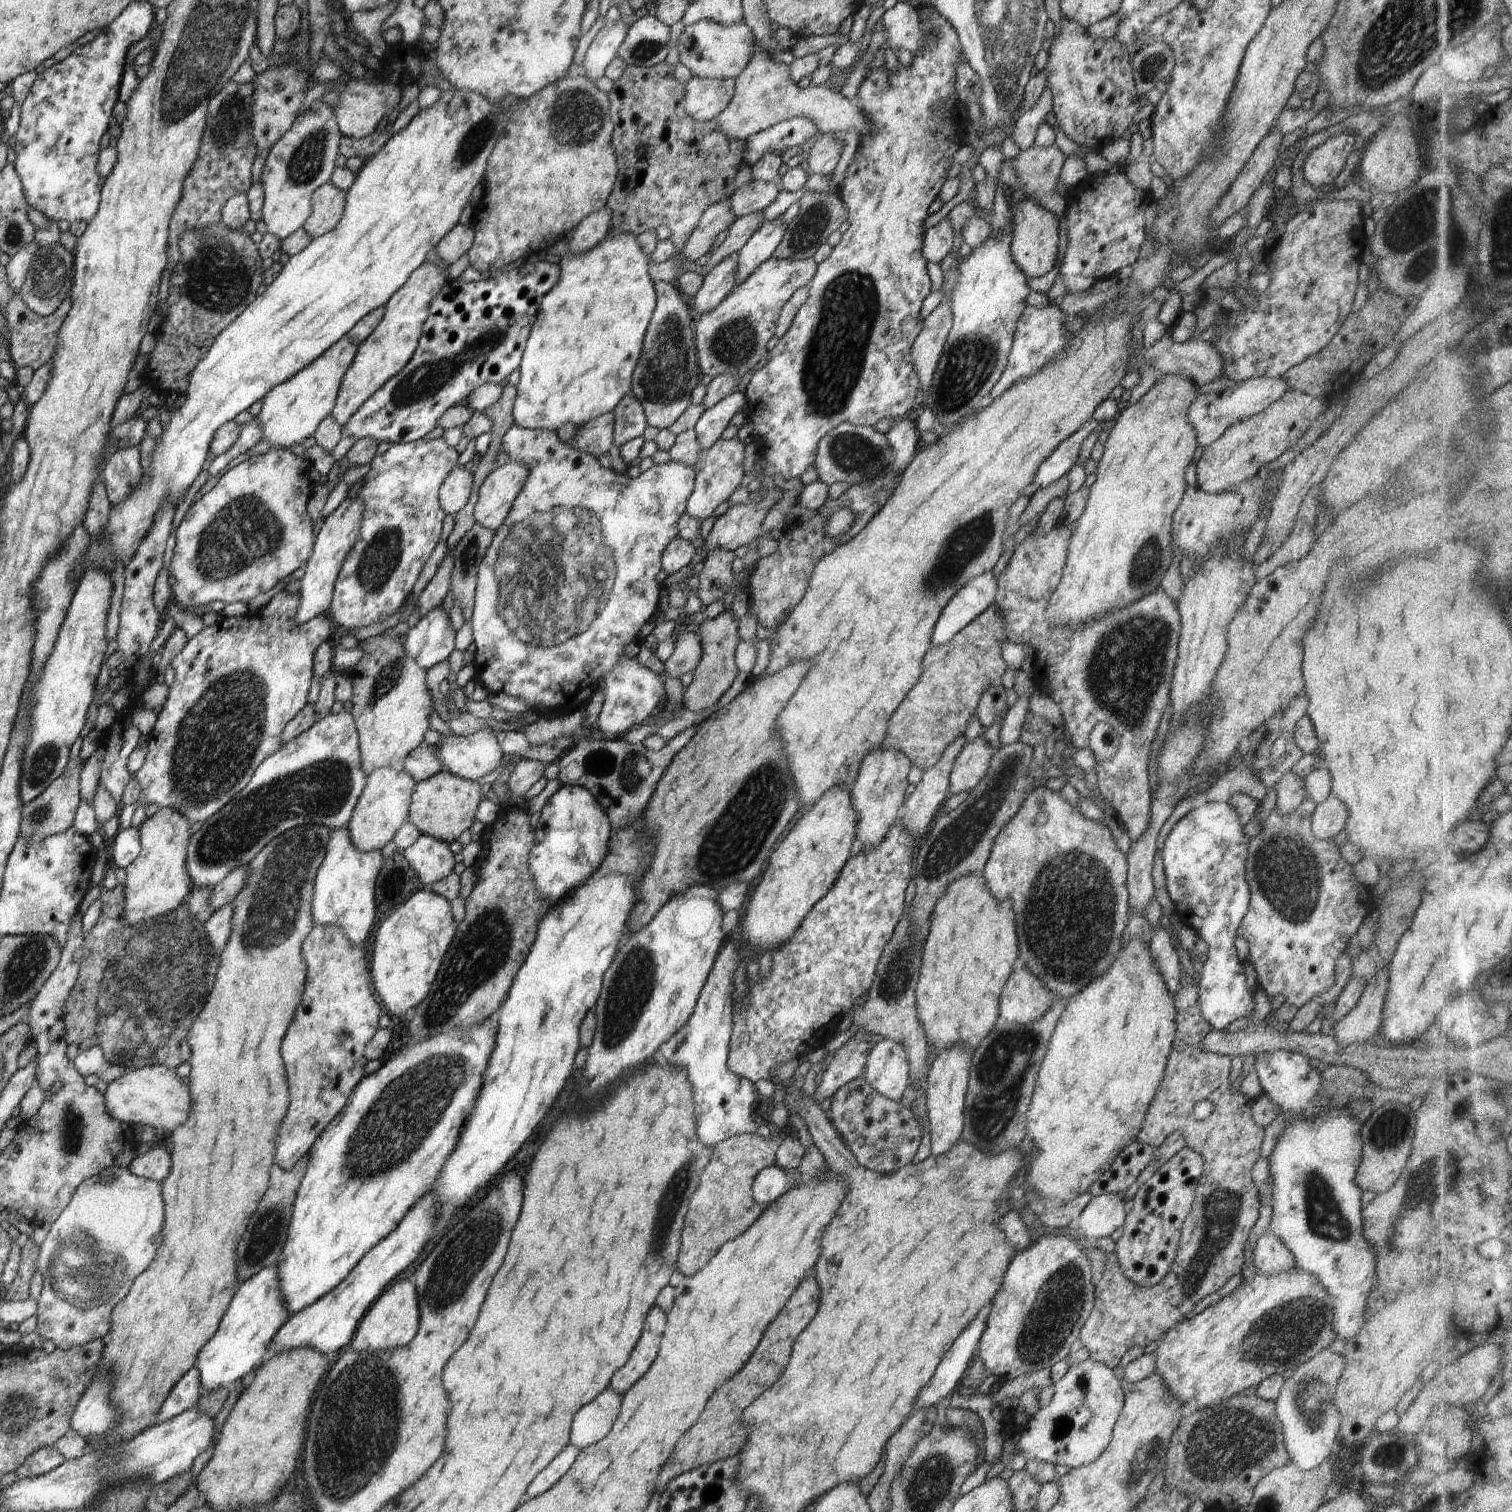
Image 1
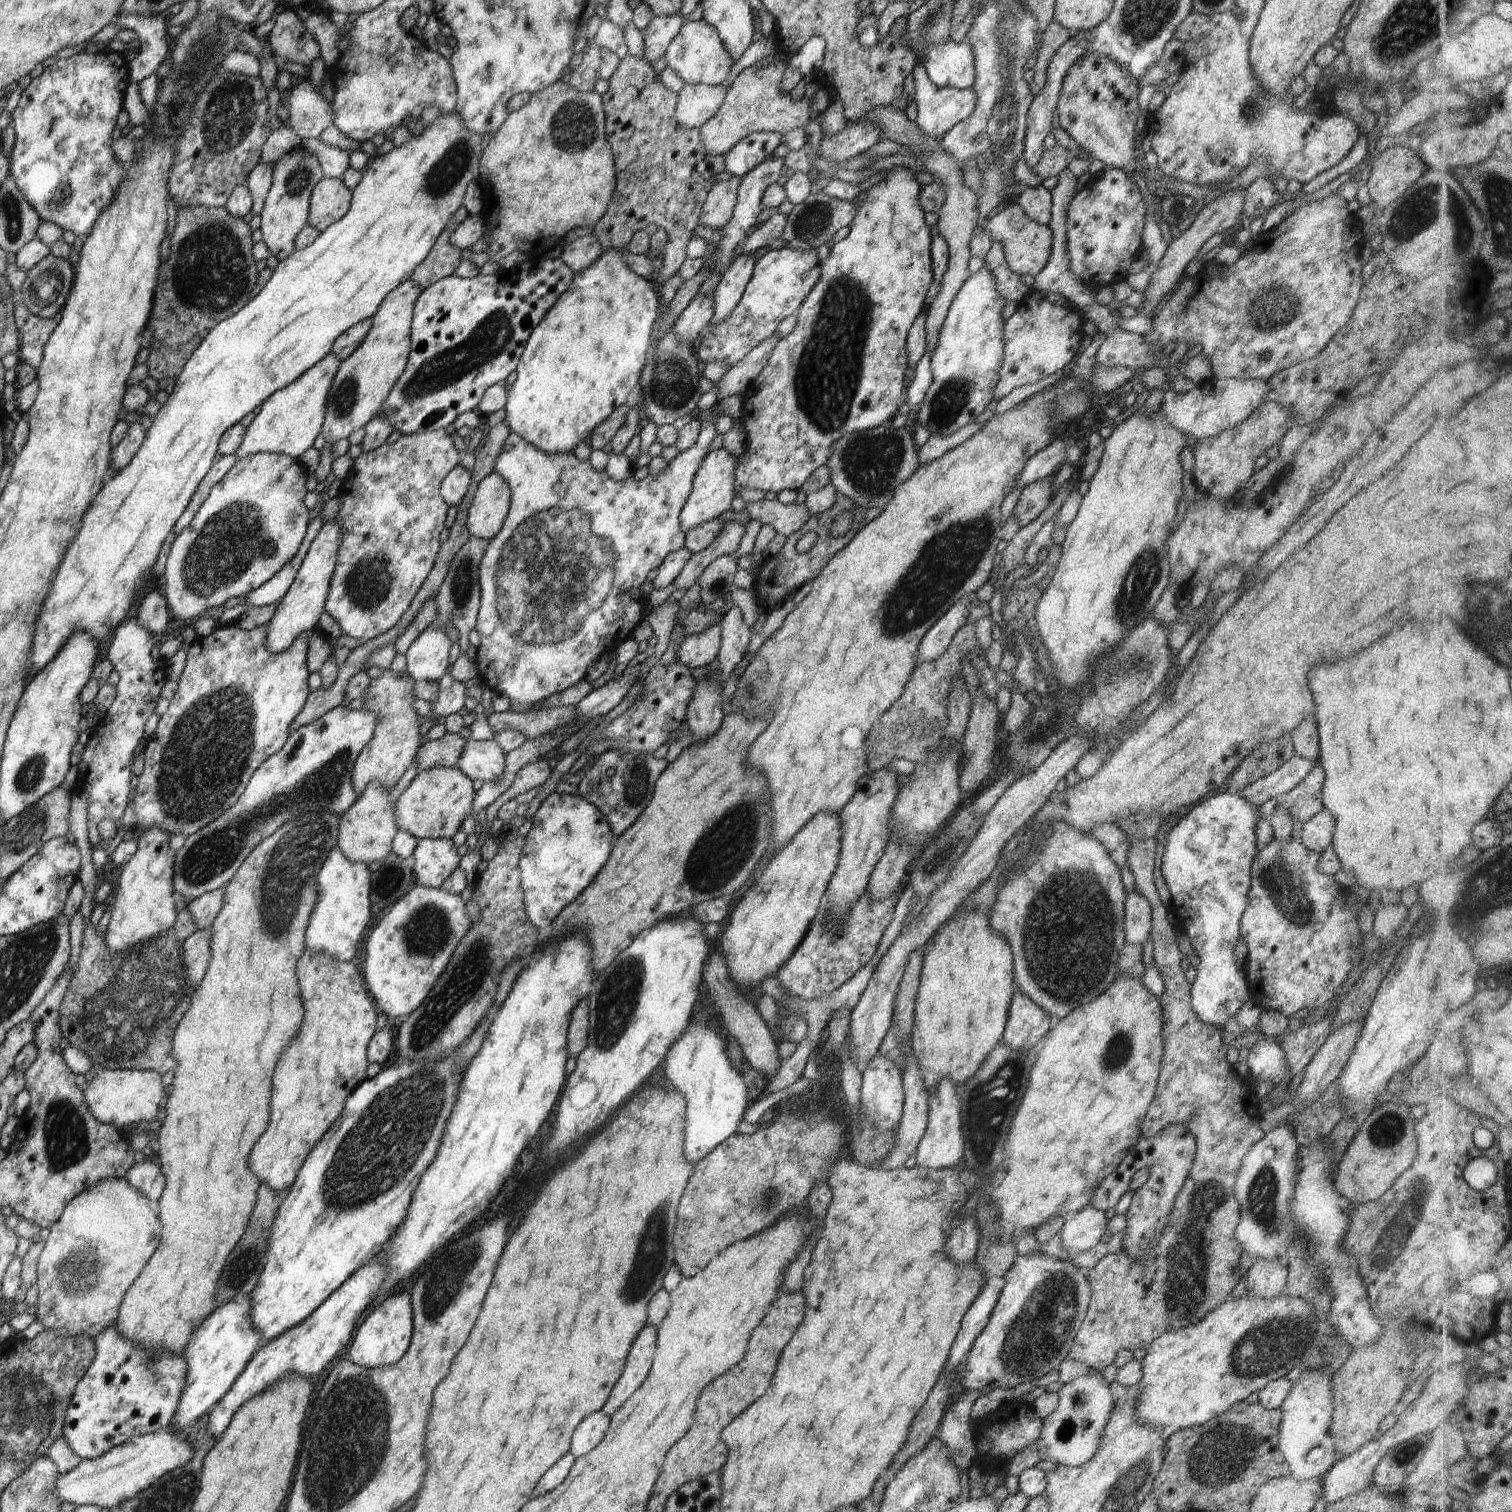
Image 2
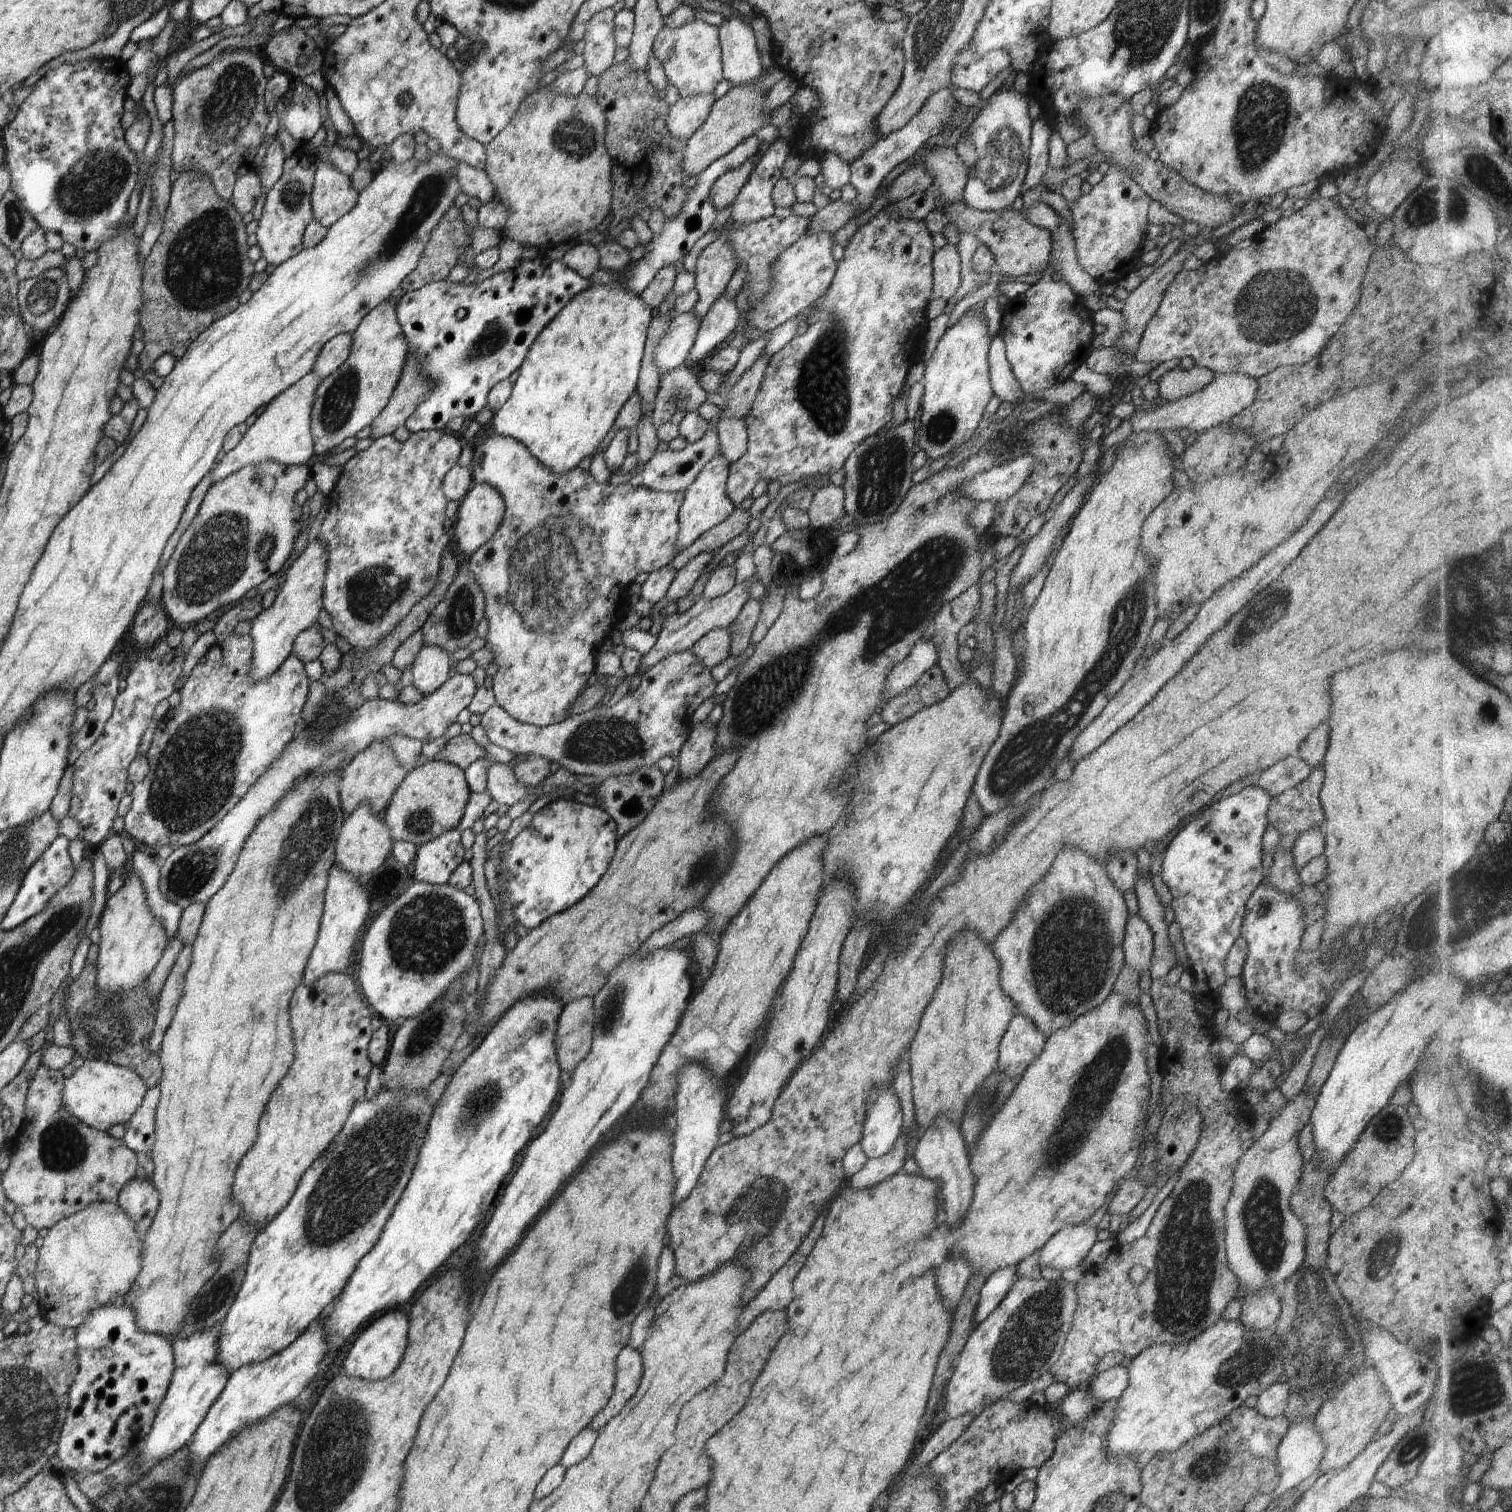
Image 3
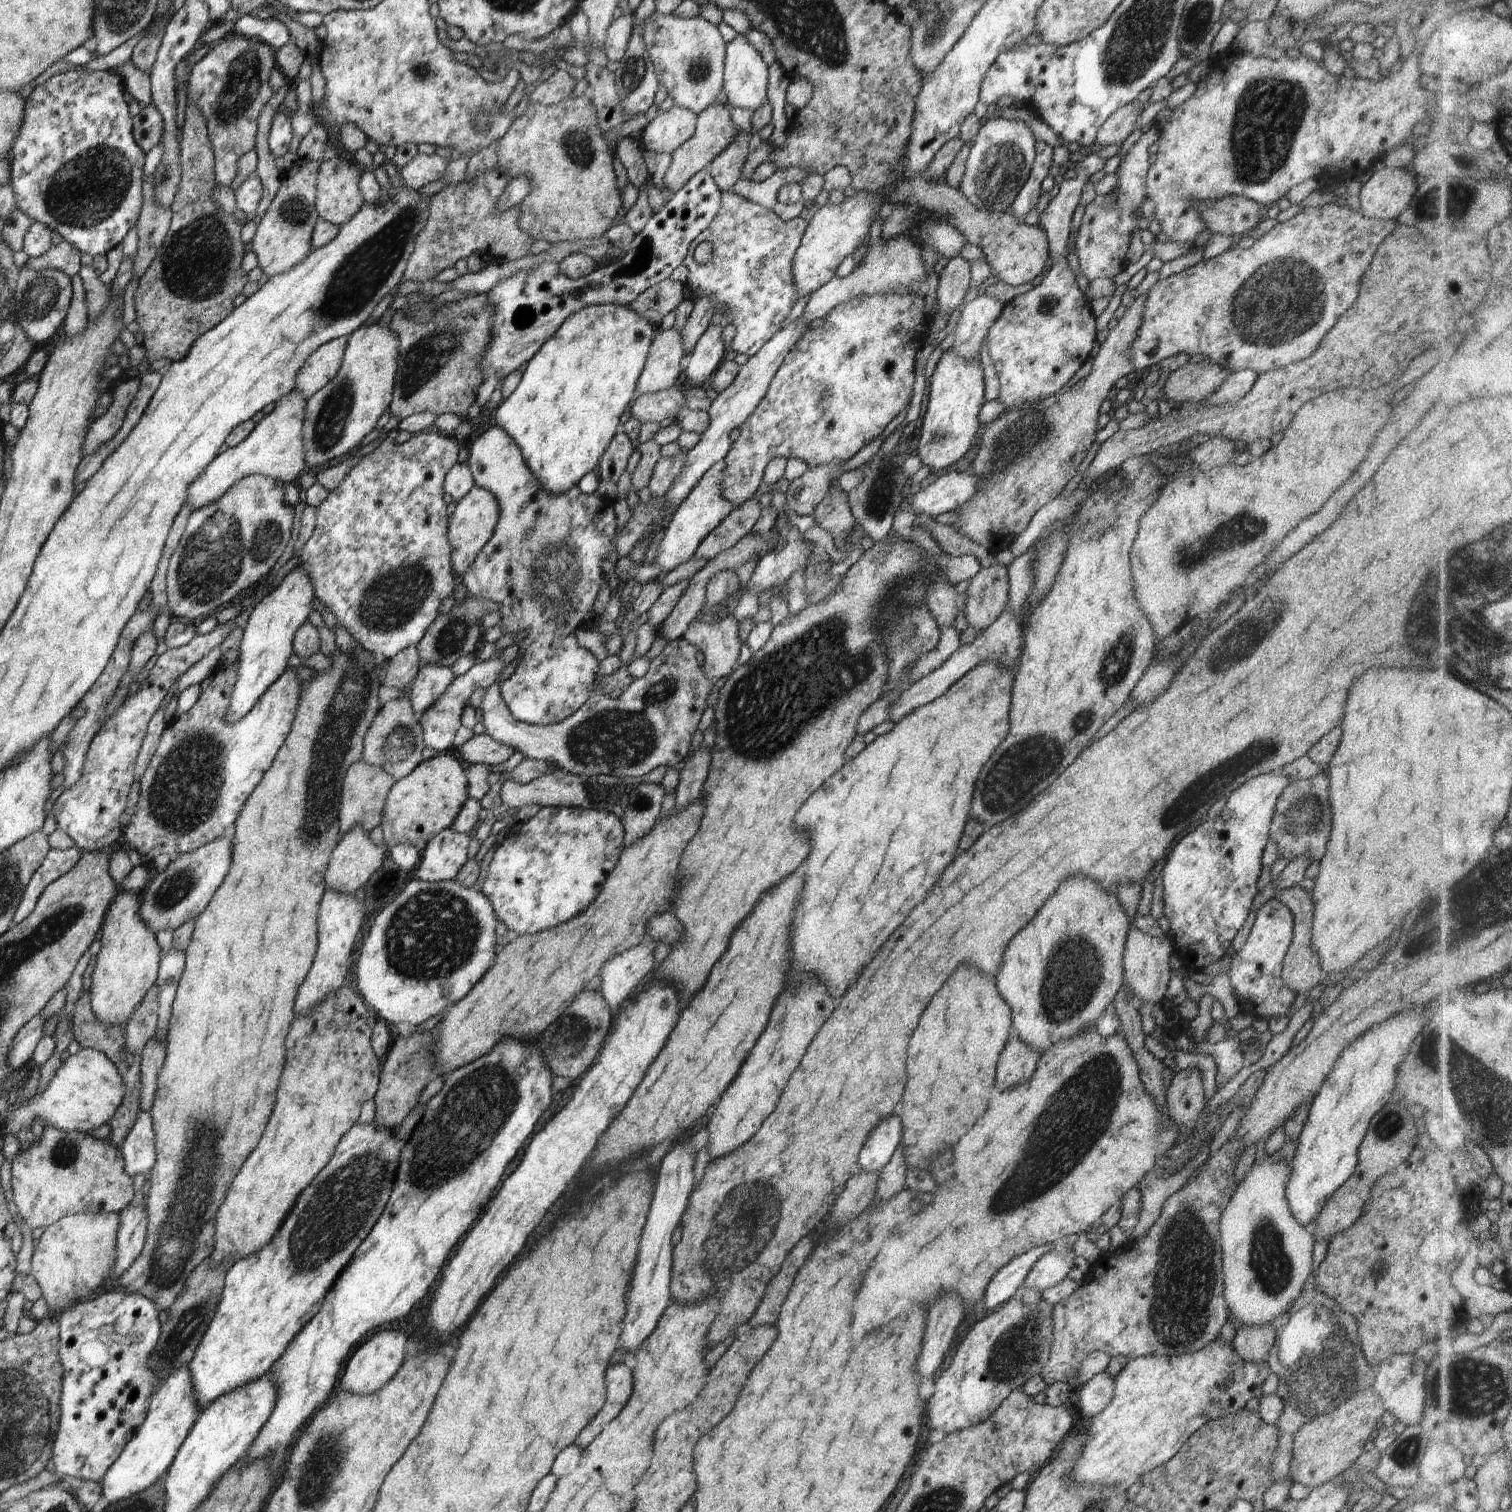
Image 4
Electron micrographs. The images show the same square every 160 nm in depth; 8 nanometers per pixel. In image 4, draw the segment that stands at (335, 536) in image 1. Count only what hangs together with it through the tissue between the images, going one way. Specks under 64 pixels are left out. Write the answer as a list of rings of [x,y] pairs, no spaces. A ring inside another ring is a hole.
[[[296,565],[282,582],[267,596],[261,598],[243,628],[238,652],[237,681],[230,695],[225,721],[231,723],[245,717],[268,687],[289,667],[296,631],[308,621],[315,592],[311,578]]]

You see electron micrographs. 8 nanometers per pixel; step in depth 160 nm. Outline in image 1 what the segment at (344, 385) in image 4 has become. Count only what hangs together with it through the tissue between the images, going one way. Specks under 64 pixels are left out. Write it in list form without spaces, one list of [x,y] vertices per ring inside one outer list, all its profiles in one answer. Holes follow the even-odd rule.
[[[424,262],[408,277],[405,285],[401,286],[400,290],[397,290],[396,294],[393,294],[392,298],[383,306],[385,313],[381,318],[380,324],[358,345],[355,359],[342,379],[338,396],[331,412],[338,424],[343,425],[347,423],[367,398],[370,398],[387,380],[396,376],[410,362],[418,346],[419,338],[422,336],[422,327],[428,316],[428,307],[432,299],[439,294],[444,284],[448,282],[448,275],[448,267],[442,268],[440,265]]]

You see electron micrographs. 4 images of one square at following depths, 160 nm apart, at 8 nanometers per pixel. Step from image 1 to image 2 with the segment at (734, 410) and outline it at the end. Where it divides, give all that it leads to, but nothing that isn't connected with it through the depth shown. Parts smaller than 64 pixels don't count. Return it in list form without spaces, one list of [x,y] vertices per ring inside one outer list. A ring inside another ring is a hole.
[[[702,420],[700,434],[695,446],[682,452],[670,461],[664,472],[658,476],[646,476],[644,480],[635,480],[630,478],[624,482],[616,482],[608,476],[605,470],[598,471],[592,468],[589,460],[579,460],[573,452],[570,454],[544,454],[542,450],[532,444],[528,444],[524,438],[518,434],[511,433],[504,444],[496,462],[494,462],[494,471],[504,478],[504,482],[510,488],[510,509],[503,523],[500,533],[489,542],[486,548],[486,554],[480,562],[478,570],[479,588],[481,593],[481,604],[476,622],[476,632],[480,637],[480,646],[477,648],[477,658],[475,664],[478,666],[479,676],[496,695],[508,698],[509,711],[518,714],[524,712],[534,712],[540,709],[544,700],[556,693],[561,693],[567,688],[574,686],[580,680],[586,678],[586,670],[605,653],[610,653],[617,648],[618,644],[632,637],[632,633],[644,619],[642,614],[647,602],[646,595],[641,588],[648,572],[659,568],[672,552],[685,547],[685,533],[680,526],[680,514],[690,492],[692,491],[694,476],[700,468],[700,464],[709,454],[708,448],[716,436],[716,428],[710,420]],[[552,508],[570,511],[571,509],[582,510],[588,514],[592,521],[593,534],[602,536],[610,542],[613,553],[614,579],[611,592],[603,600],[603,604],[592,613],[589,613],[584,619],[580,630],[570,639],[565,639],[555,644],[528,644],[509,628],[509,624],[502,621],[498,613],[498,582],[496,582],[497,563],[500,562],[501,551],[504,550],[504,544],[512,538],[516,528],[522,522],[526,522],[532,514],[539,514]]]

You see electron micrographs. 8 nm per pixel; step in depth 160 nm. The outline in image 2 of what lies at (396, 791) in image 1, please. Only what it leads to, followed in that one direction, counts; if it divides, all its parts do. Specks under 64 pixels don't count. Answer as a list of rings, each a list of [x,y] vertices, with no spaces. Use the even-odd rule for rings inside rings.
[[[370,782],[362,795],[340,817],[337,846],[349,862],[364,862],[369,866],[382,858],[386,860],[388,856],[393,856],[392,842],[399,832],[394,818],[394,806],[390,802],[389,792],[380,788],[380,782]]]

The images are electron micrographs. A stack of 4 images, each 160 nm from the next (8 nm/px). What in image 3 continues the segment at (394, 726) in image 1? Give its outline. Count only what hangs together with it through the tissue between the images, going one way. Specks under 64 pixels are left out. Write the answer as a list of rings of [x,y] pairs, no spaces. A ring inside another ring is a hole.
[[[373,740],[340,770],[338,787],[344,814],[350,814],[362,801],[368,801],[371,809],[378,814],[383,808],[387,808],[392,795],[407,774],[407,770],[395,757],[391,744],[388,741]]]

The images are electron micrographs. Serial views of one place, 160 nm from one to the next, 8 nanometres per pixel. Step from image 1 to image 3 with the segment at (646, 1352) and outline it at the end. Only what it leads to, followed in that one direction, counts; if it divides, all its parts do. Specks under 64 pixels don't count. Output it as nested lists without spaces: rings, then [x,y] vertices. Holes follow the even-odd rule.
[[[628,1346],[618,1354],[616,1360],[616,1390],[606,1408],[592,1420],[590,1428],[594,1430],[604,1428],[610,1422],[610,1418],[614,1418],[624,1408],[624,1404],[636,1394],[640,1380],[642,1380],[642,1356],[638,1350]]]

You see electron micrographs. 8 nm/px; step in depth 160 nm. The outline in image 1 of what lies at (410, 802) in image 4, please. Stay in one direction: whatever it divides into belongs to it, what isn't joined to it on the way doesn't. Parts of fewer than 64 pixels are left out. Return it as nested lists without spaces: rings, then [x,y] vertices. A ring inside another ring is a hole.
[[[448,770],[440,771],[428,780],[418,781],[411,794],[407,821],[416,826],[422,835],[437,838],[450,845],[476,820],[474,814],[483,800],[480,783],[481,781],[460,778]]]

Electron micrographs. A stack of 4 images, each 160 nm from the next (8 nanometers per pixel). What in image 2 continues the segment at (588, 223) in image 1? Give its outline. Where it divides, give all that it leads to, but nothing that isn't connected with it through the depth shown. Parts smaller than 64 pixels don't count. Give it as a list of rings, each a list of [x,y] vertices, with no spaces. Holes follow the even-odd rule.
[[[587,235],[566,246],[560,259],[576,274],[592,266],[602,254],[600,242],[593,235]]]

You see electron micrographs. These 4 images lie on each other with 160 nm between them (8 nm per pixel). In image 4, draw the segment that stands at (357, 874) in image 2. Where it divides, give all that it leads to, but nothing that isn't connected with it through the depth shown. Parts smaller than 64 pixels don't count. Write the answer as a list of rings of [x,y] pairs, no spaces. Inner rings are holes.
[[[326,889],[322,895],[317,916],[317,951],[296,998],[296,1014],[307,1015],[329,992],[339,989],[350,972],[350,956],[362,928],[362,895],[341,893]]]

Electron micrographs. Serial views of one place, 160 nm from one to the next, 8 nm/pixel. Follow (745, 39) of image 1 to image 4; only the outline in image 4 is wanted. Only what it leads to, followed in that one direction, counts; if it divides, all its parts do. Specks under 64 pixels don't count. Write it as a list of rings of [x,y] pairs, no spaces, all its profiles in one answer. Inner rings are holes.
[[[654,11],[643,24],[643,41],[651,56],[654,72],[660,85],[666,86],[673,104],[692,110],[697,116],[707,106],[714,105],[716,96],[723,89],[724,60],[727,42],[723,39],[718,27],[704,17],[682,18],[674,13],[665,15]]]

